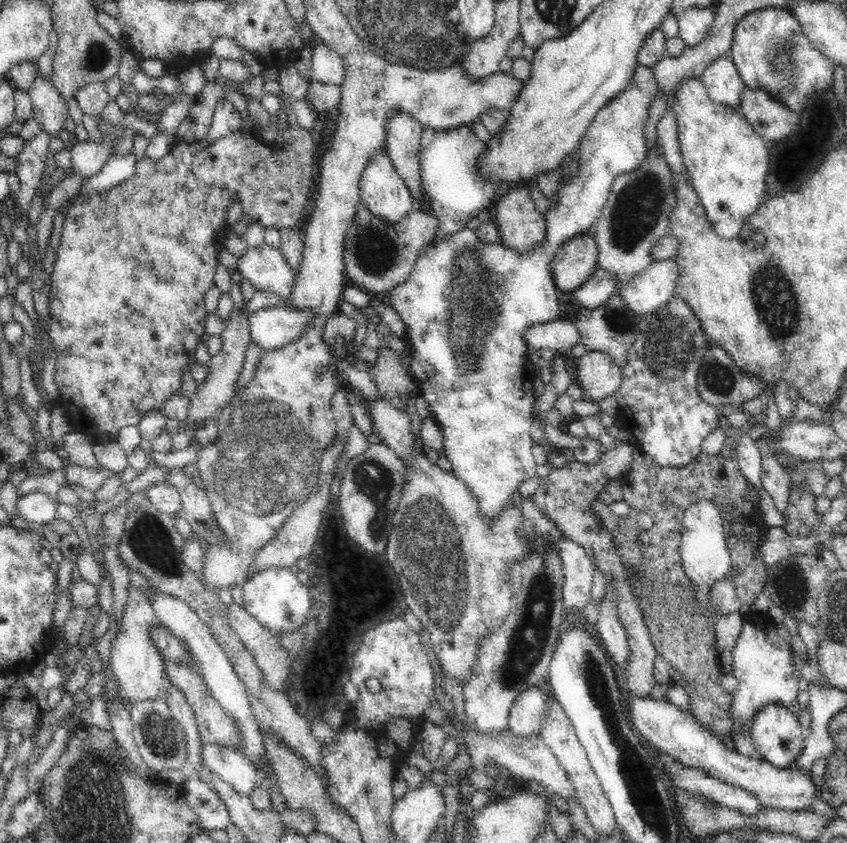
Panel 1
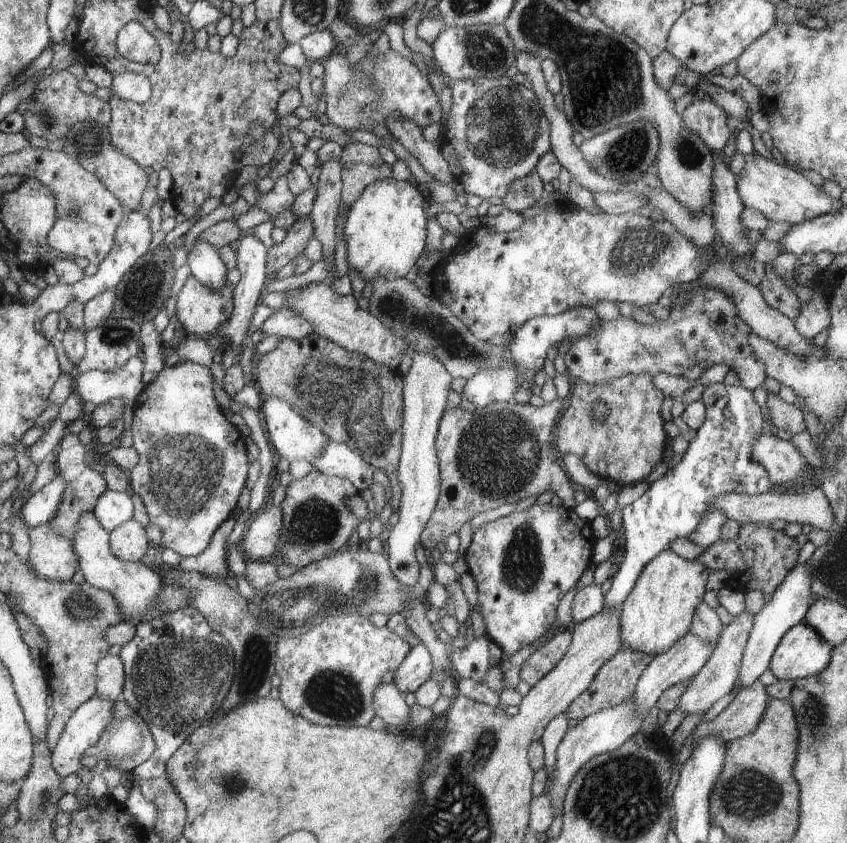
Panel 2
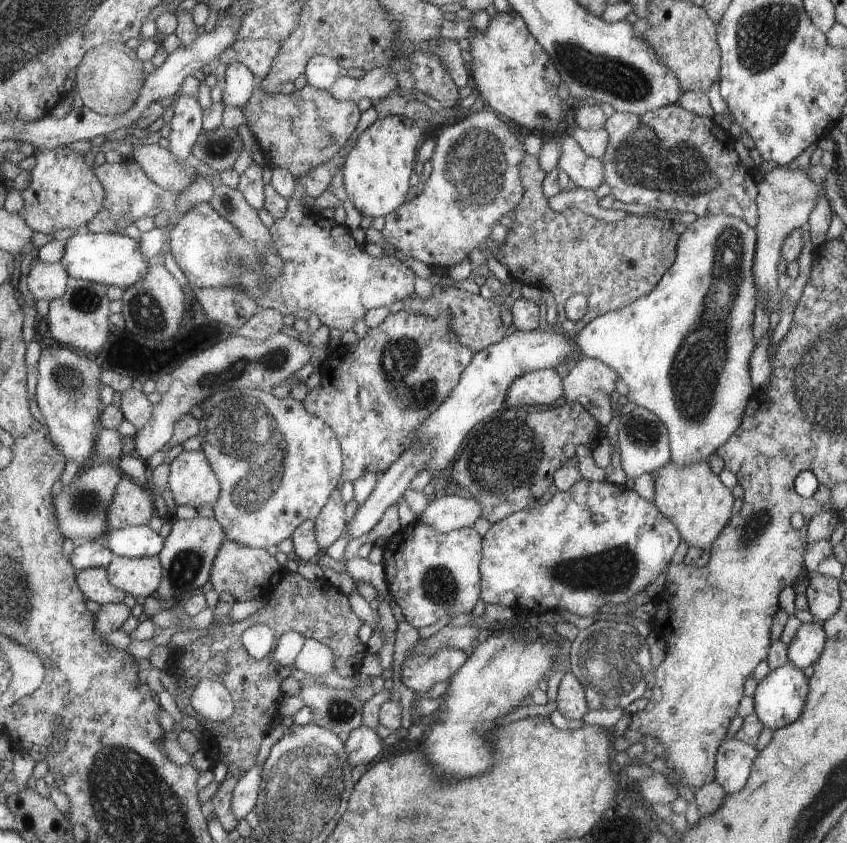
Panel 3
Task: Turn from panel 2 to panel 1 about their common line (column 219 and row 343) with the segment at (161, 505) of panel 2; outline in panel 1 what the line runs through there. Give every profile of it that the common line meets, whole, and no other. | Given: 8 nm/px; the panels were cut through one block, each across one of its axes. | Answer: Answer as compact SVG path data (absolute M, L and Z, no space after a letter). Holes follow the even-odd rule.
M639 65L636 70L635 78L631 82L623 93L618 94L616 98L607 103L600 109L592 124L588 126L588 130L585 131L583 137L580 139L580 144L575 149L577 157L577 170L572 175L564 175L561 178L559 184L560 190L557 192L558 204L550 203L548 210L545 213L545 238L537 243L535 247L529 248L528 251L519 251L512 247L507 247L501 241L498 242L484 242L478 238L476 231L471 230L468 227L464 227L462 230L453 231L449 235L443 235L440 239L435 240L430 245L426 245L425 248L420 251L417 261L415 262L412 272L409 277L398 286L395 286L388 294L384 294L386 298L386 304L396 310L400 314L400 318L404 320L404 326L406 326L406 344L408 344L408 354L394 355L398 358L398 364L402 366L405 373L410 374L414 378L414 382L418 384L420 388L420 394L422 398L428 403L428 409L431 412L433 420L441 428L443 437L443 449L448 461L452 465L452 474L468 485L469 492L475 498L478 503L478 508L481 512L481 517L485 522L494 520L502 510L504 506L508 504L508 500L511 500L514 493L518 490L519 486L522 486L526 480L532 480L536 477L536 469L538 464L534 461L532 448L534 448L534 441L530 437L530 428L532 428L532 421L534 420L534 405L536 401L537 389L533 386L535 379L533 362L526 342L525 333L535 324L546 324L559 320L560 316L560 298L558 298L558 287L555 283L555 278L552 277L551 263L554 261L556 254L560 248L568 242L571 238L574 238L576 234L589 233L590 229L593 229L597 218L602 214L604 210L604 204L606 204L608 194L612 188L612 182L615 181L616 177L620 174L631 173L642 164L644 156L646 155L646 138L644 137L644 125L647 122L648 108L652 104L653 97L653 72L651 67Z

